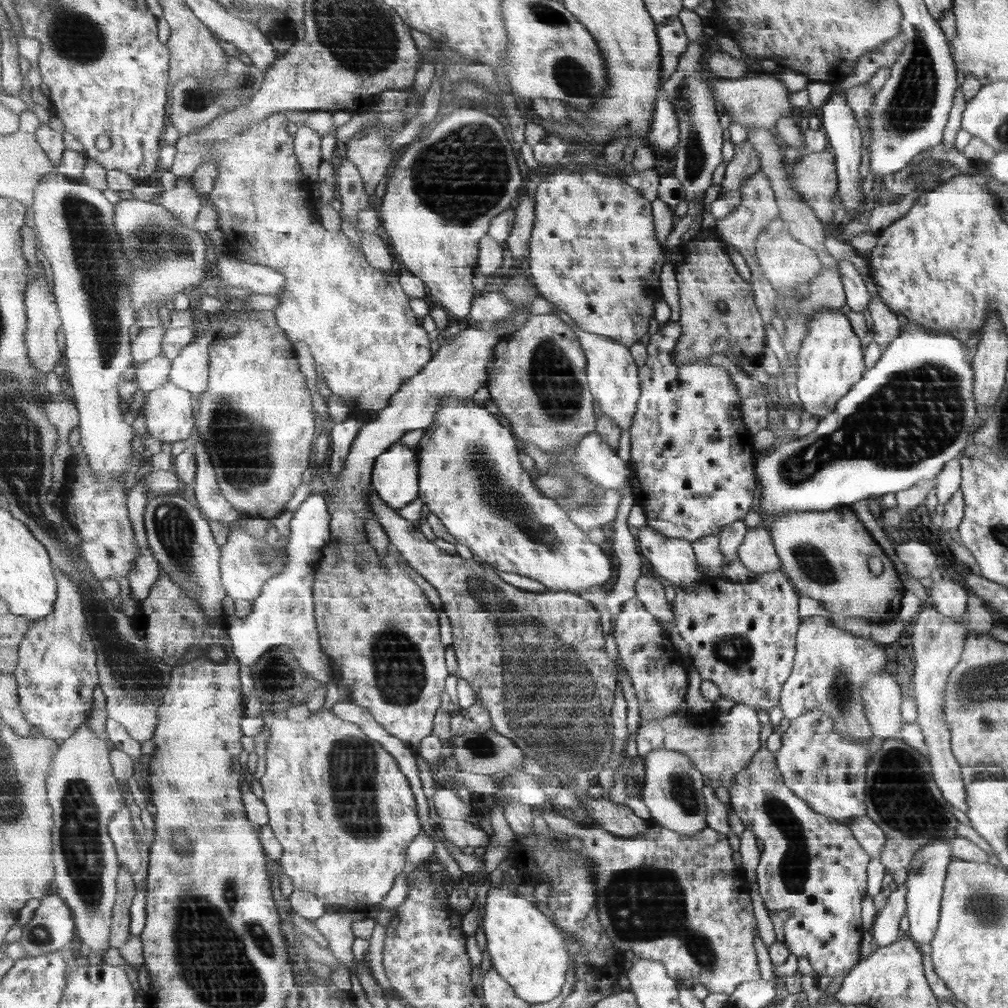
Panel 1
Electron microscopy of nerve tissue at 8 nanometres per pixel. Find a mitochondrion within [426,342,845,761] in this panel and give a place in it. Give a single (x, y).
(504, 502)

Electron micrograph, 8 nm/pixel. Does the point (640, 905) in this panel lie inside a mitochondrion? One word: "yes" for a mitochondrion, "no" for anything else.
yes

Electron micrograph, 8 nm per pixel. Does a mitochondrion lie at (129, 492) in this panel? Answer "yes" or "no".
no

